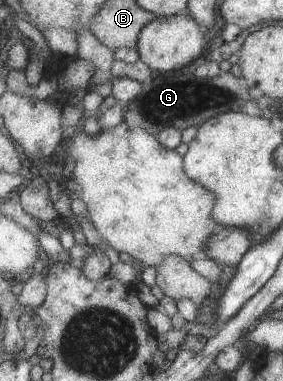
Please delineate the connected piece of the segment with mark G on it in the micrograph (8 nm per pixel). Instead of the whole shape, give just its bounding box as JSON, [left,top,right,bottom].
[125,71,256,136]

